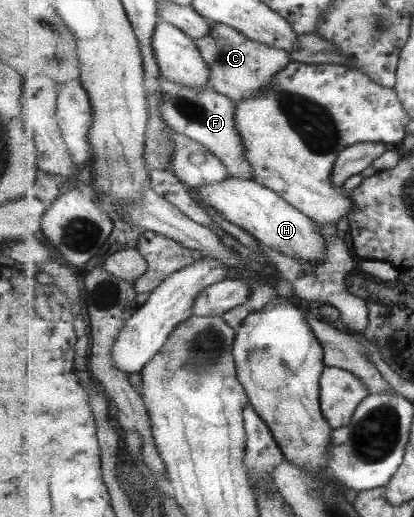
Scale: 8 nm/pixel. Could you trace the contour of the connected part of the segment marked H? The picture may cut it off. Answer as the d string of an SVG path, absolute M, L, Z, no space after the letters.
M229 176L220 184L205 184L194 188L200 202L214 207L218 214L232 224L250 232L260 244L264 244L288 257L302 259L309 264L321 264L326 257L326 238L306 213L290 204L279 193L254 180L242 180Z

